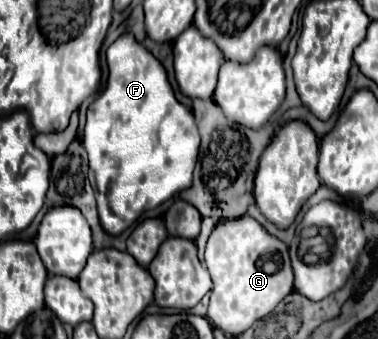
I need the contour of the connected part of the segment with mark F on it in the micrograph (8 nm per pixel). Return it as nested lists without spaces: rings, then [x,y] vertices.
[[[132,33],[120,35],[108,47],[106,59],[110,69],[108,83],[102,95],[88,107],[82,145],[88,153],[90,173],[94,175],[100,223],[108,235],[120,235],[134,225],[144,211],[162,205],[182,189],[190,187],[194,165],[198,161],[200,137],[194,115],[176,101],[166,69],[142,43],[134,39]]]

